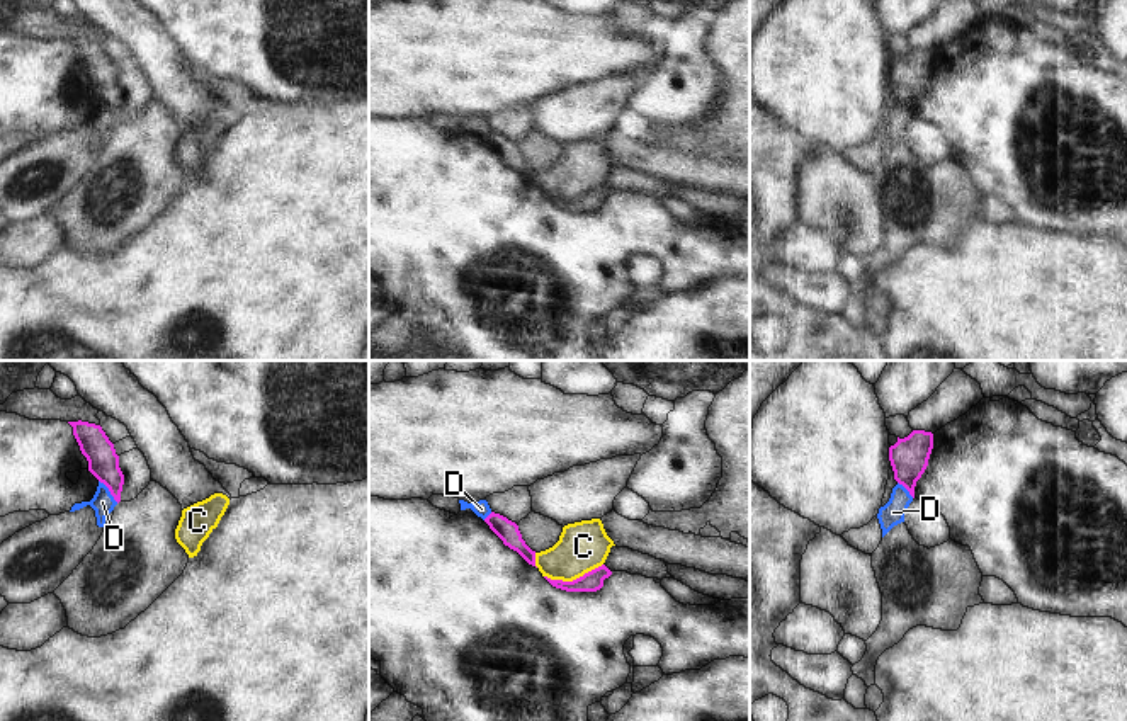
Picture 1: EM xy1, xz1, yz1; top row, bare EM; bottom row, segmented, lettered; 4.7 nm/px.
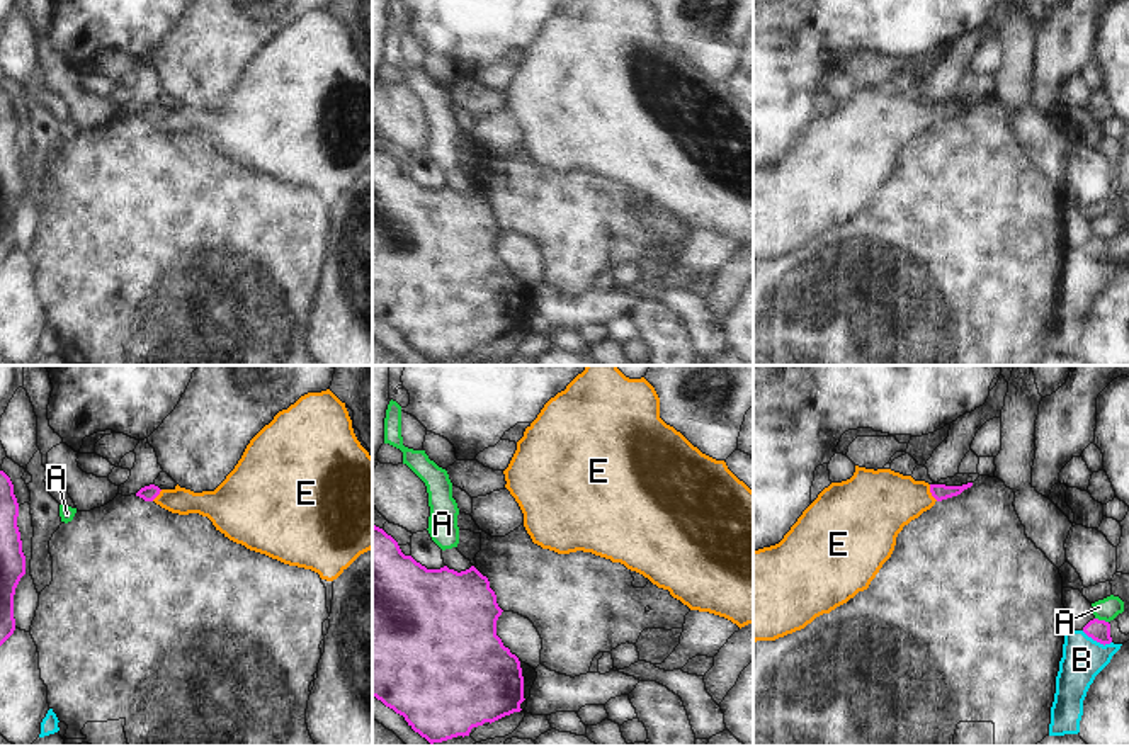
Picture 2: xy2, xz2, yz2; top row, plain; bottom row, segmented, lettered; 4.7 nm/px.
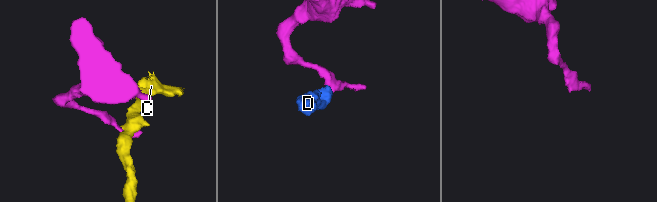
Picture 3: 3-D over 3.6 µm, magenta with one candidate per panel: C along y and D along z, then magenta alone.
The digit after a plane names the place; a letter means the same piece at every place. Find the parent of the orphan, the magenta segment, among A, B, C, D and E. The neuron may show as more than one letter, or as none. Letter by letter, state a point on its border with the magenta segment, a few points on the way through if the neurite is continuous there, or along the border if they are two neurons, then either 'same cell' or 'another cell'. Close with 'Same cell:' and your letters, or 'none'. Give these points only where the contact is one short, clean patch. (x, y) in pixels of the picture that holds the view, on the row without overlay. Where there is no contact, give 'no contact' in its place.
A: contact yz2 (1102, 240); another cell
B: contact yz2 (1097, 260); border yz2 (1082, 250), (1104, 264), (1111, 262); another cell
C: contact xz1 (573, 199); border xz1 (602, 182), (571, 199), (544, 196); another cell
D: contact xy1 (109, 109); border xy1 (99, 99), (118, 121); another cell
E: contact yz2 (930, 111); way yz2 (939, 111), (930, 111), (922, 116), (879, 123); same cell
Same cell: E

